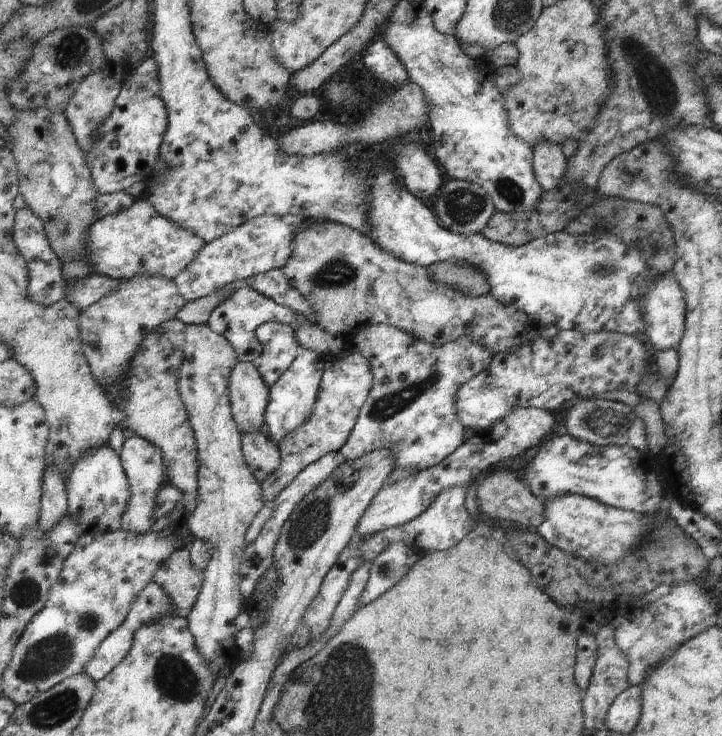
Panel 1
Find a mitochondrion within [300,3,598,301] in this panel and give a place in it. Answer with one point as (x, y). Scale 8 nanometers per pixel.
(463, 205)

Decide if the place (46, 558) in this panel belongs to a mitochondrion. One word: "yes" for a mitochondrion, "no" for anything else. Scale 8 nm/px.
yes

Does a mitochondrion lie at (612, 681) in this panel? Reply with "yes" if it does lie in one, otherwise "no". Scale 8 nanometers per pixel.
yes

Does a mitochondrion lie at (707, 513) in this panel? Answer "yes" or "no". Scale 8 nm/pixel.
no

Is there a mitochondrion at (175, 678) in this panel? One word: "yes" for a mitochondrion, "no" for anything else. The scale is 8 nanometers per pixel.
yes

